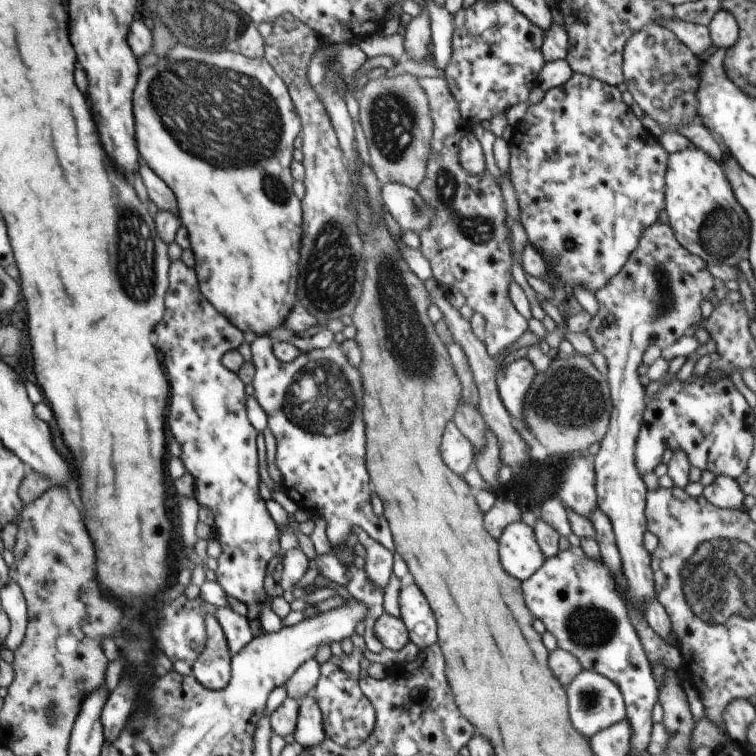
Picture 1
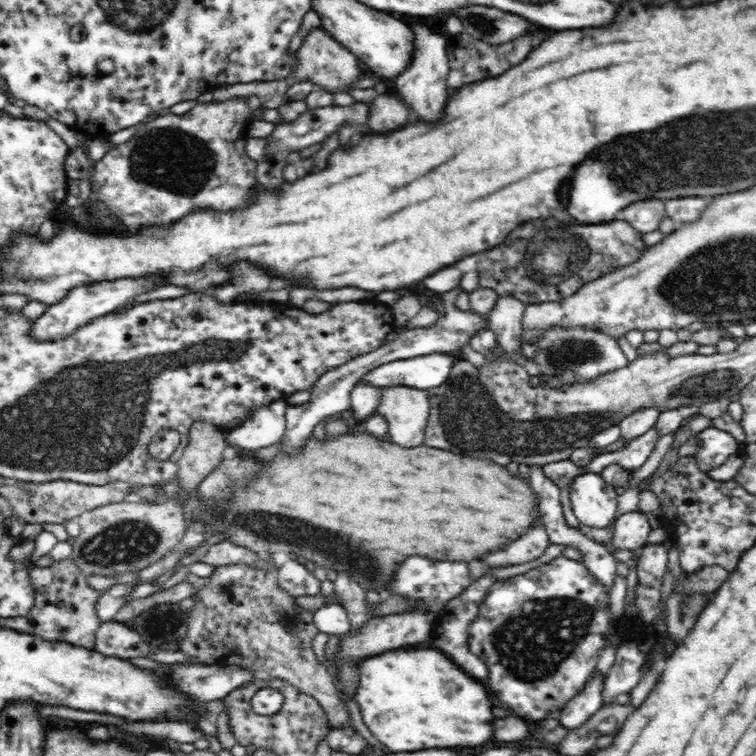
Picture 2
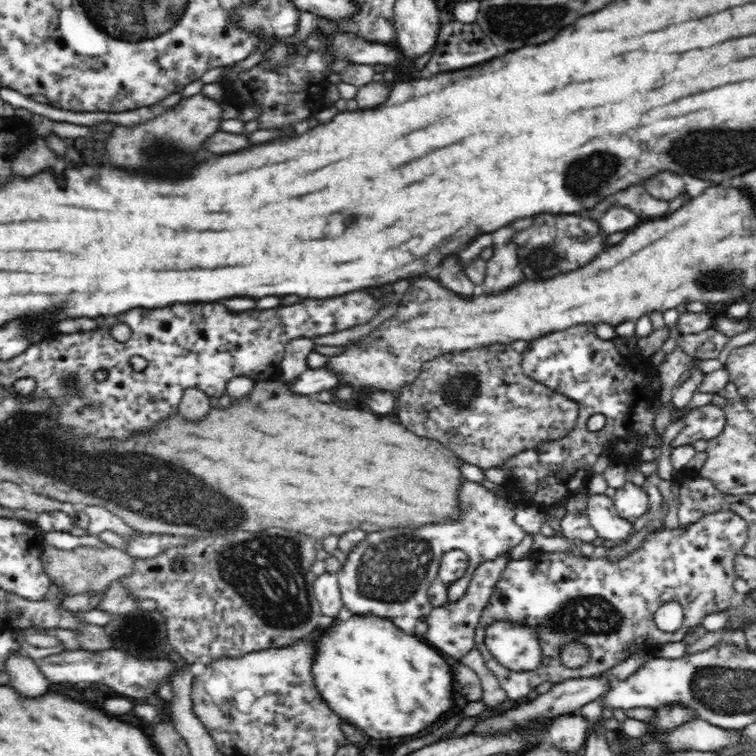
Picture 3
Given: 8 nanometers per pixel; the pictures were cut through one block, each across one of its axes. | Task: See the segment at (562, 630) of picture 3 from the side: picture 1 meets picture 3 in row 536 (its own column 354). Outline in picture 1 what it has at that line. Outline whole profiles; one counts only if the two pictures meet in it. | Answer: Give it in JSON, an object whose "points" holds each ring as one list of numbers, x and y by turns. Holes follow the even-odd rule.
{"points":[[354,648,350,654,331,655,319,665,319,679,313,692,324,717,324,730,326,736,336,744,356,748,360,746,375,725,375,708,369,698,362,692,360,682,360,660,364,656,364,649]]}

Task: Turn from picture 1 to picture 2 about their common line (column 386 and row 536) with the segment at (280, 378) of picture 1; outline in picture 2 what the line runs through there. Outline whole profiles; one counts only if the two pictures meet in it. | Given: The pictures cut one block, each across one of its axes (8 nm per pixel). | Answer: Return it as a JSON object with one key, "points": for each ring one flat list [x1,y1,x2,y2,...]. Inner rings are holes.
{"points":[[540,526,530,530,526,536,516,540,512,546,503,551,492,552,487,556,486,562,491,567,518,566,524,562,532,562,544,554,550,541,548,535]]}

